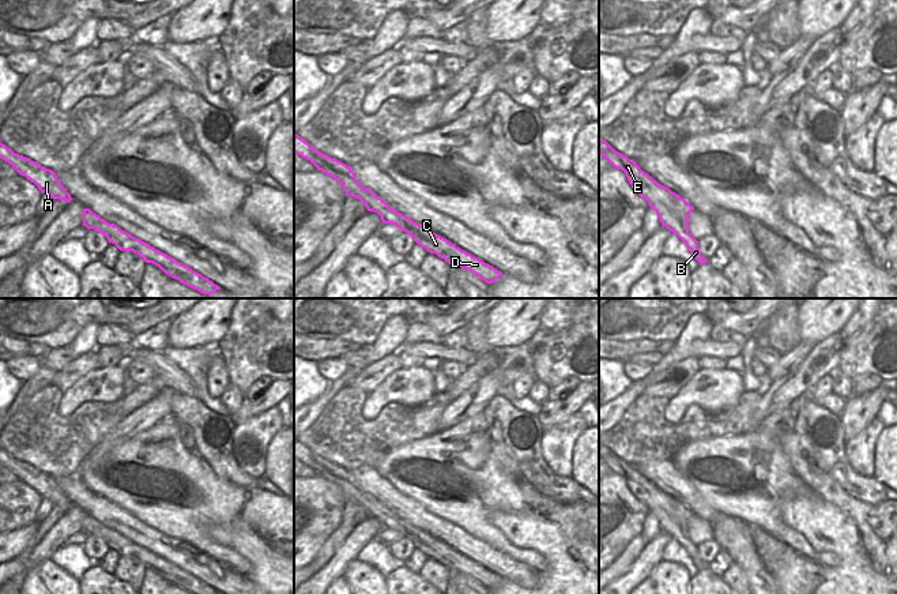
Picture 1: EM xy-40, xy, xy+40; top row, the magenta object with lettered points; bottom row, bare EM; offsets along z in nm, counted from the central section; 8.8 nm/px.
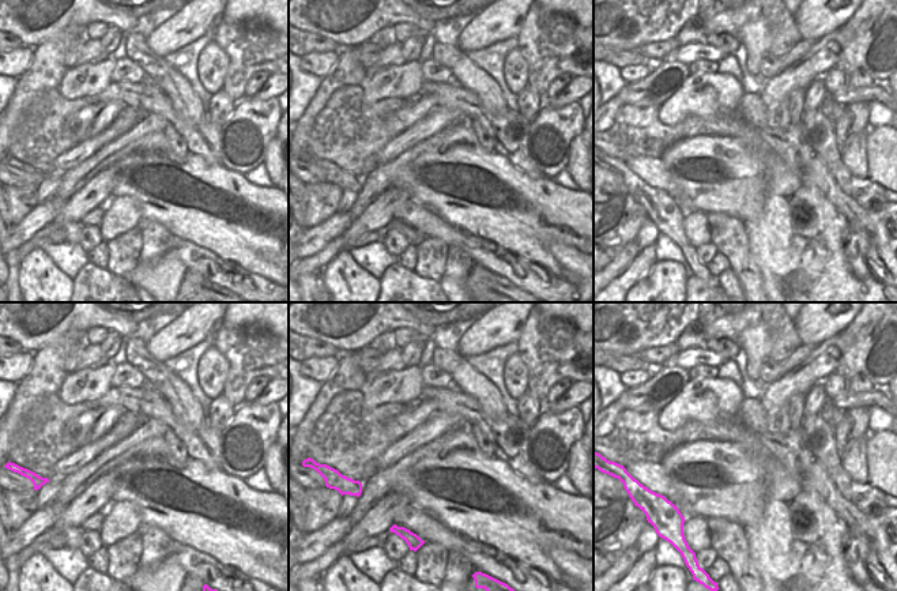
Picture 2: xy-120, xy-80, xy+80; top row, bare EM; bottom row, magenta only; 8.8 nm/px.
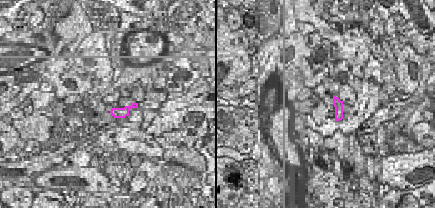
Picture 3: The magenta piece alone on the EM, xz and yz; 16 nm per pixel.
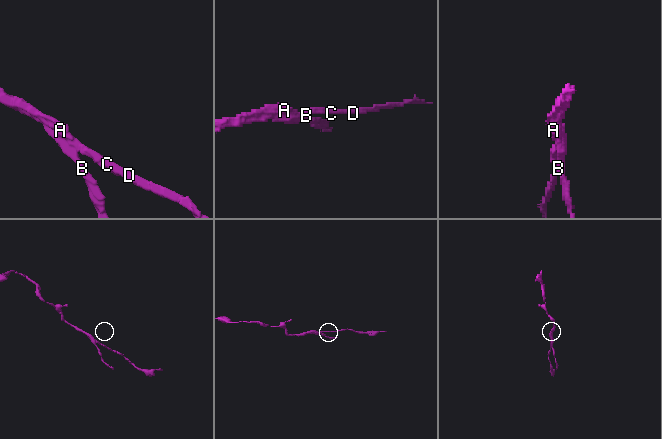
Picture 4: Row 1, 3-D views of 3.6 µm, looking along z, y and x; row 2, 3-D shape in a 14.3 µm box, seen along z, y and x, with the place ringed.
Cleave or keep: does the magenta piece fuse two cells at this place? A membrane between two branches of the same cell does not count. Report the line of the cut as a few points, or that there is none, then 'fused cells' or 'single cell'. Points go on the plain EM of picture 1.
cut in xy along (389, 512), (380, 521); fused cells

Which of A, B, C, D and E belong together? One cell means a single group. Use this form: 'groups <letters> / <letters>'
groups A B E / C D

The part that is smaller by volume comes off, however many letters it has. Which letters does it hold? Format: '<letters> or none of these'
C, D

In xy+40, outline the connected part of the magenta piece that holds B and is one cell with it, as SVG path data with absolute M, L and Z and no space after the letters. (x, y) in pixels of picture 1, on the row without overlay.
M599 441L599 458L615 473L625 477L629 489L652 512L662 530L675 538L689 553L694 564L704 569L708 565L698 554L698 546L689 538L689 518L694 514L670 493L659 489L626 460L615 456Z

